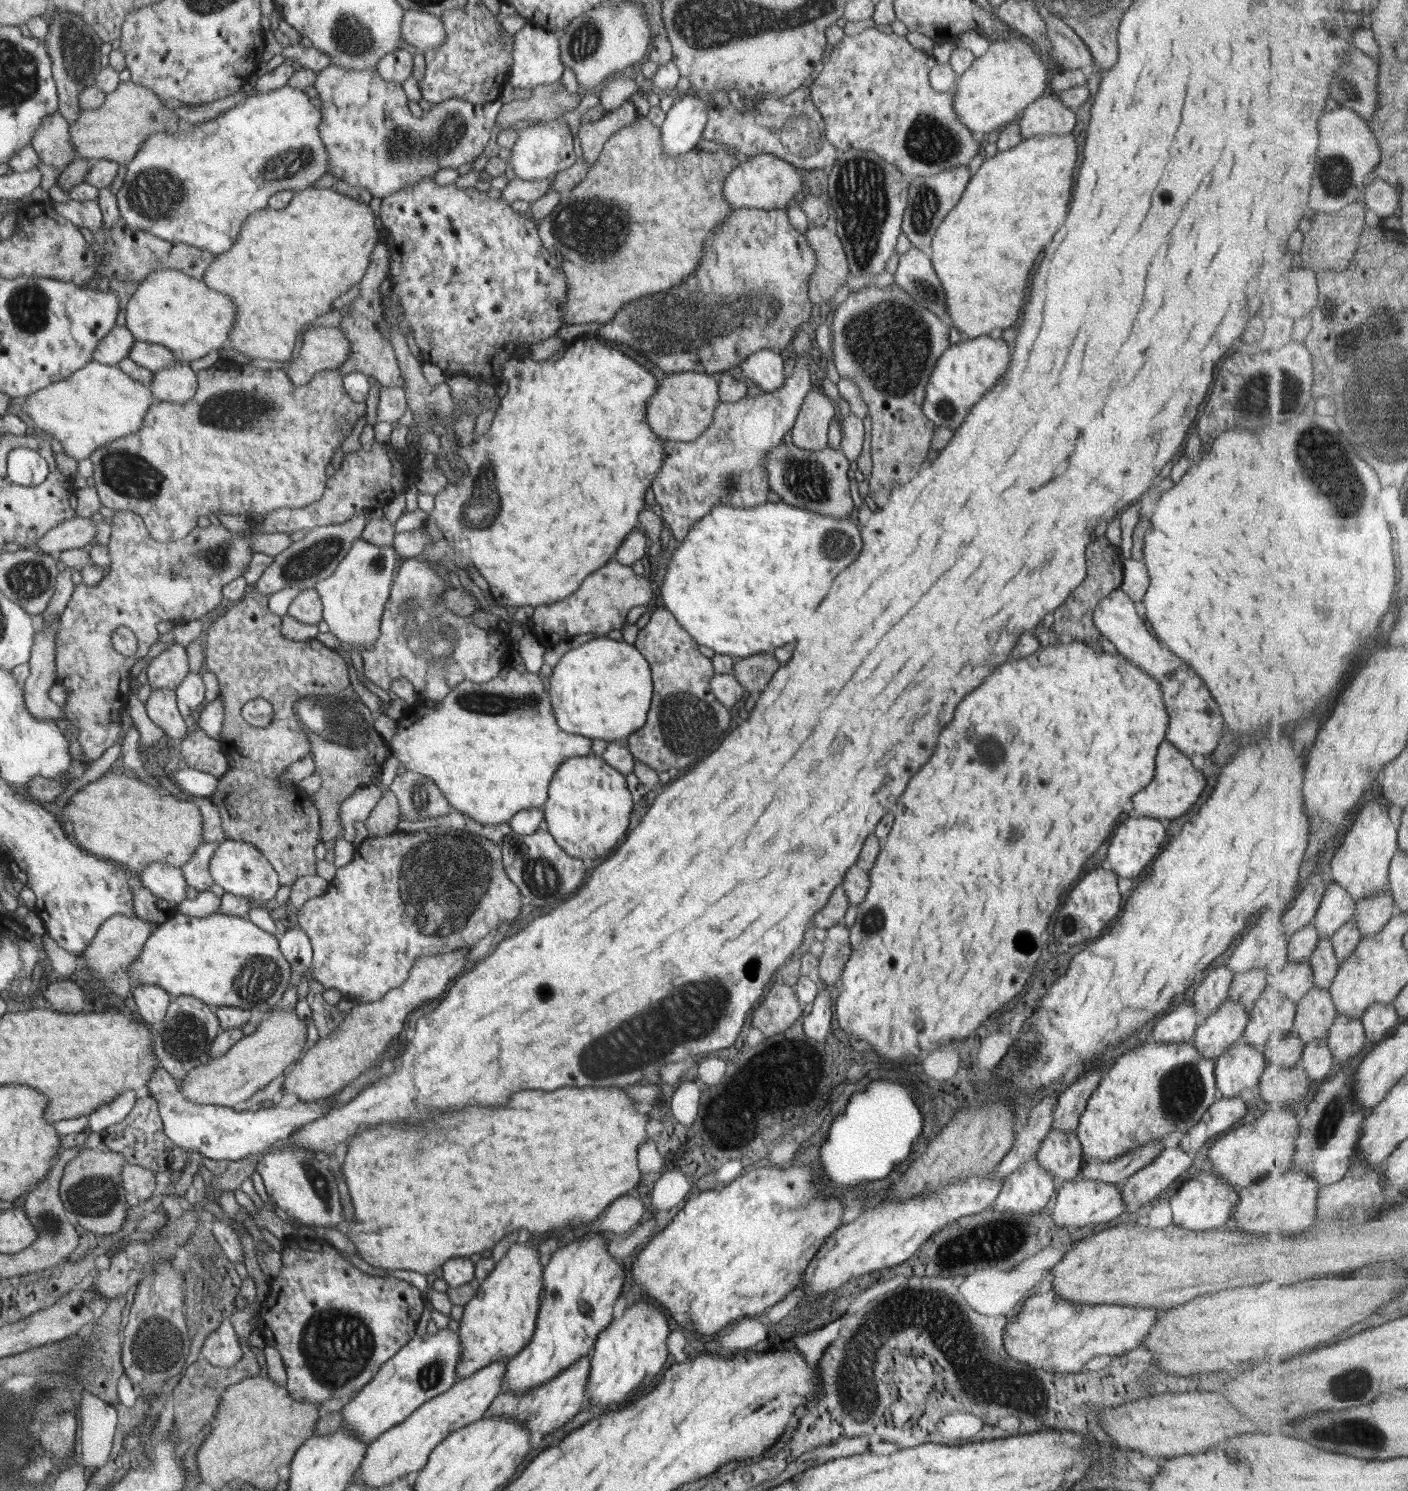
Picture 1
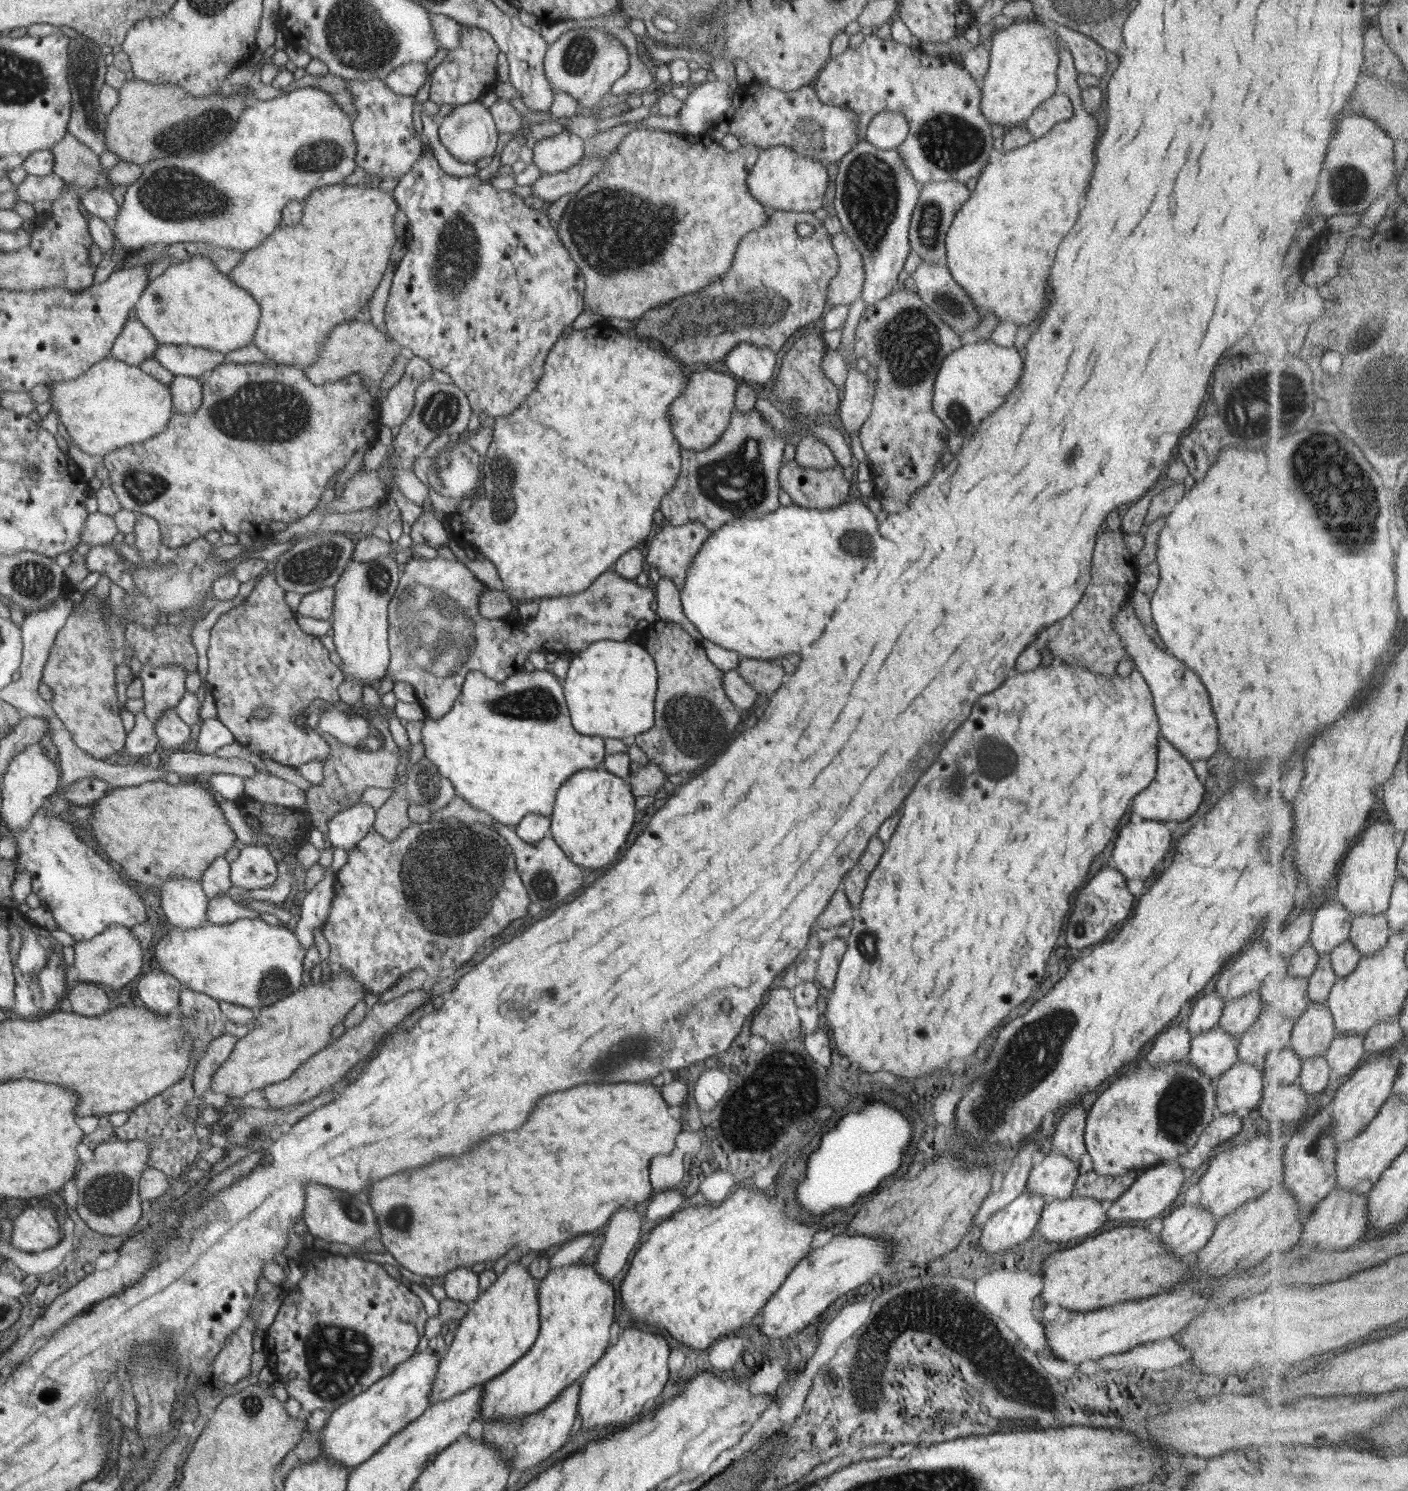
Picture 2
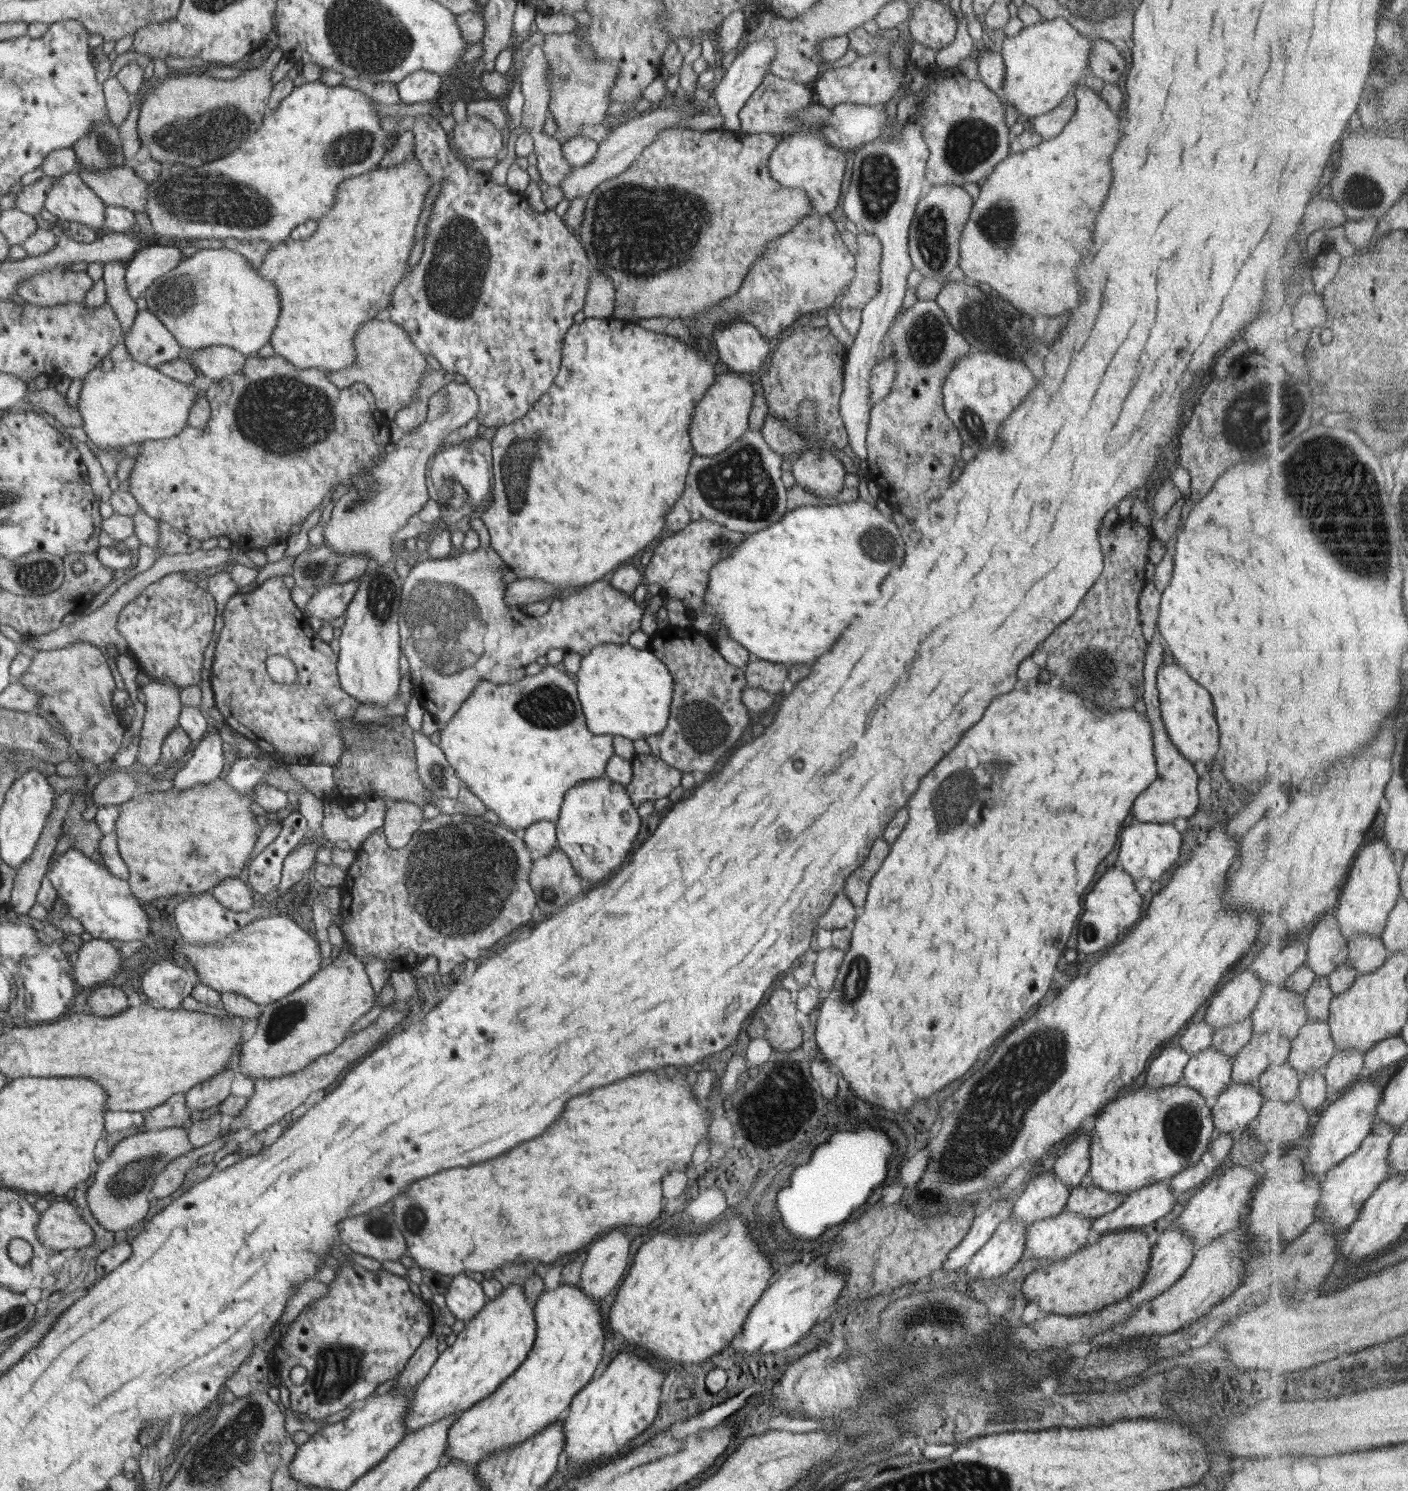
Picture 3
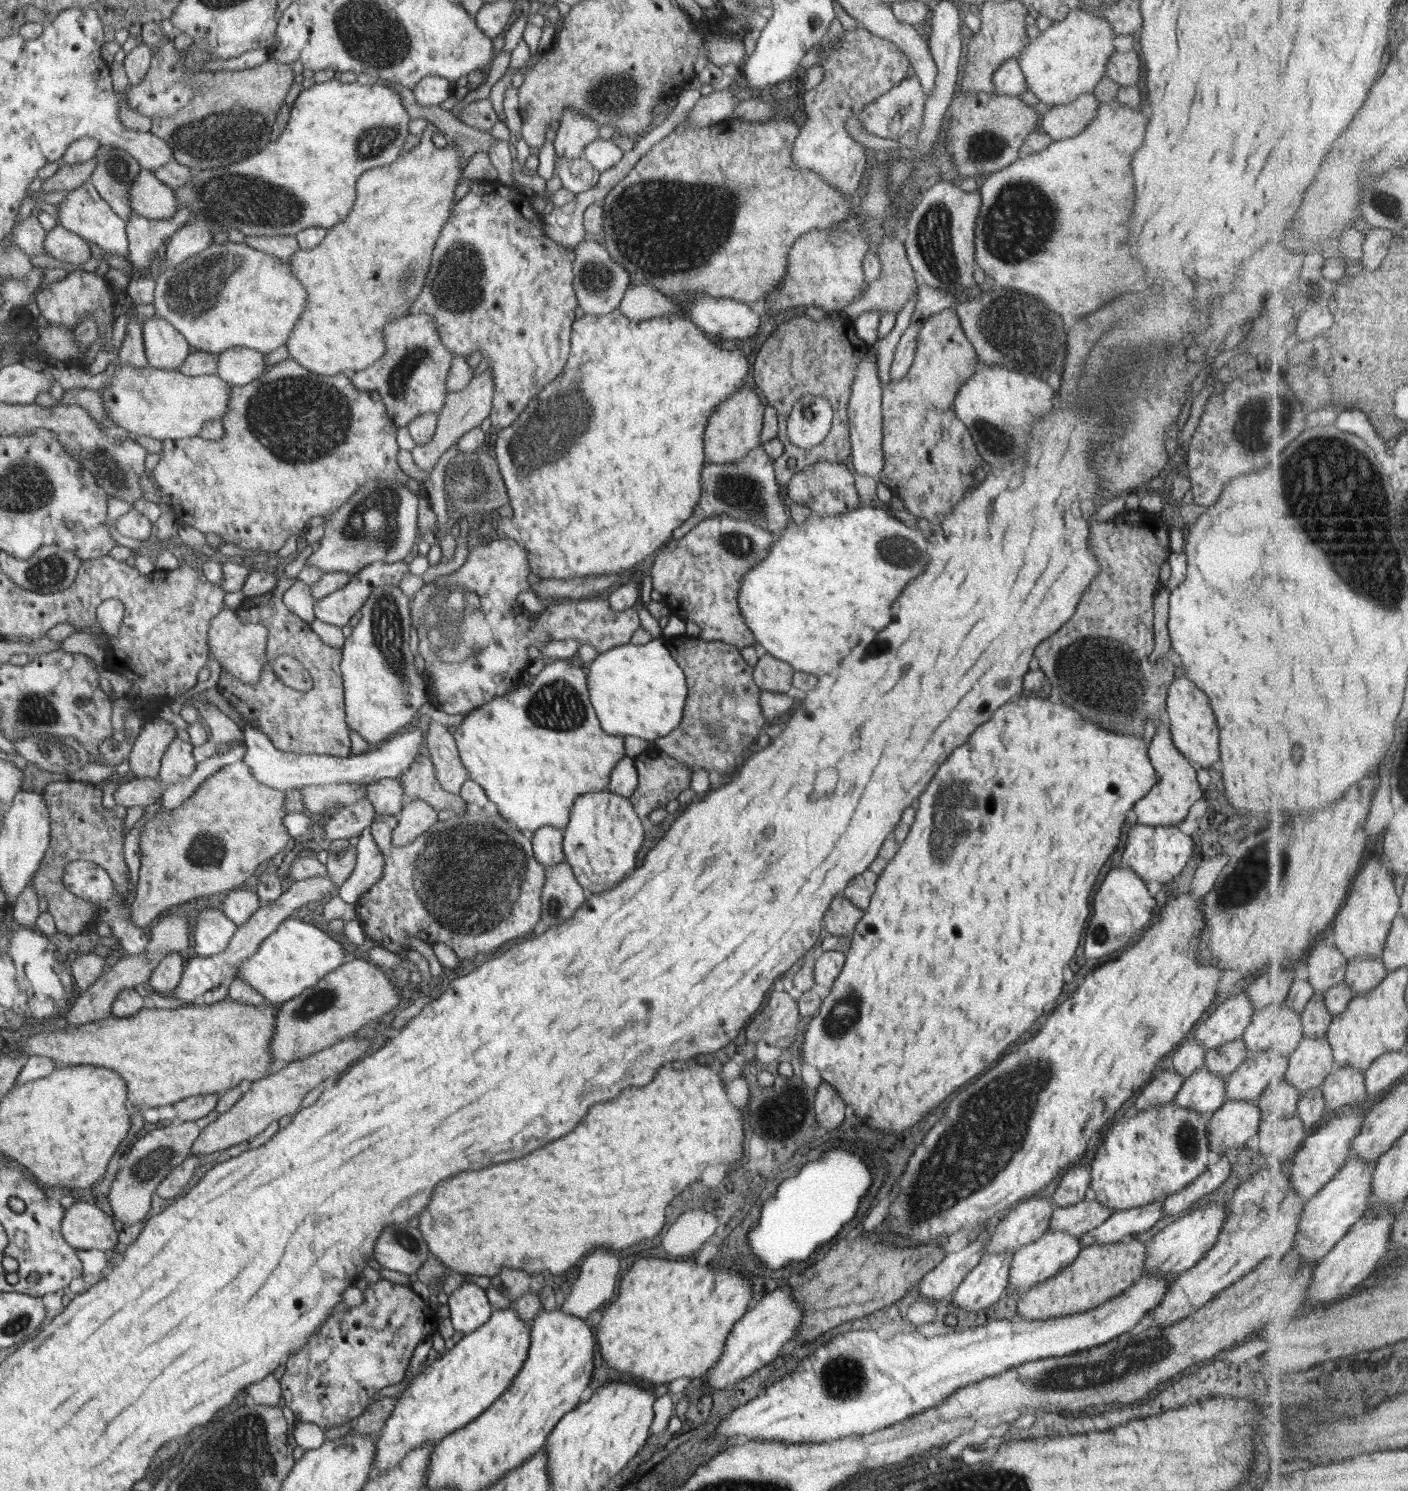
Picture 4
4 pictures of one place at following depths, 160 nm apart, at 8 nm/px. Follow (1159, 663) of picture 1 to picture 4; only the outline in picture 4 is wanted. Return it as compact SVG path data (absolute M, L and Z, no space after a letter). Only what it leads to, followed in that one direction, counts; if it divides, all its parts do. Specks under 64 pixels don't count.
M1175 678L1167 690L1166 715L1172 724L1172 740L1176 748L1192 762L1208 769L1218 760L1218 726L1212 708L1206 706L1206 694L1196 688L1188 678Z

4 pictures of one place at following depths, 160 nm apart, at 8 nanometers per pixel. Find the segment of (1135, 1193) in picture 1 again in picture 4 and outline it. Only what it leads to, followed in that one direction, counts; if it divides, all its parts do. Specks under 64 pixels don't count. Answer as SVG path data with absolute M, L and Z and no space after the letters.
M1160 1202L1113 1212L1100 1226L1085 1232L1079 1241L1082 1247L1118 1242L1124 1238L1136 1236L1144 1230L1150 1230L1163 1216Z

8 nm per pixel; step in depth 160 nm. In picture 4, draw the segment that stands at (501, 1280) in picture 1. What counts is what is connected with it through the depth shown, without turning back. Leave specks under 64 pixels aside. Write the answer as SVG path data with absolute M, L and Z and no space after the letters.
M513 1307L503 1308L491 1313L488 1322L480 1328L466 1334L450 1350L428 1365L422 1372L406 1387L402 1396L392 1409L391 1415L384 1423L384 1428L376 1438L376 1458L372 1474L386 1472L400 1464L400 1461L426 1442L438 1443L450 1432L464 1428L469 1422L478 1418L495 1400L511 1385L512 1379L519 1373L523 1362L528 1356L530 1346L530 1325L518 1316Z

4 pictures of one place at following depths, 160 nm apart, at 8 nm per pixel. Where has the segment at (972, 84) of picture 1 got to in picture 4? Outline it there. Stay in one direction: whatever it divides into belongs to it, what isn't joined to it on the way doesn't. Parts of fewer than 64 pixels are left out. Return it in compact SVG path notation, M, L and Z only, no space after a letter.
M1071 10L1064 20L1054 22L1036 39L1031 39L1016 58L1024 71L1028 91L1033 92L1039 102L1053 107L1074 102L1080 95L1092 92L1105 75L1111 54L1116 51L1112 43L1116 35L1113 26L1092 11Z

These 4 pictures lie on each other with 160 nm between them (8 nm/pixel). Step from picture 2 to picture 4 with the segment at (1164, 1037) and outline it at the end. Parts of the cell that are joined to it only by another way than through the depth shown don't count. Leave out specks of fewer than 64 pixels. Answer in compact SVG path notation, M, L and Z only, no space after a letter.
M1163 1069L1160 1074L1150 1080L1150 1083L1142 1089L1142 1093L1134 1097L1133 1111L1152 1108L1168 1104L1175 1100L1177 1092L1184 1084L1183 1076L1175 1070Z

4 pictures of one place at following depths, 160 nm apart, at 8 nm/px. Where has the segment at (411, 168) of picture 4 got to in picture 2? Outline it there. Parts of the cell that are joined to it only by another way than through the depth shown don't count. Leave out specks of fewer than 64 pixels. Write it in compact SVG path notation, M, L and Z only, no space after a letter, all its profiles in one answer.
M337 183L320 187L304 202L302 219L298 225L282 225L260 246L244 252L243 260L228 276L243 287L262 310L253 344L278 364L312 366L319 359L329 334L340 323L348 322L358 311L367 308L372 299L390 264L392 246L396 244L396 212L398 203L392 198L392 192L383 192L379 186Z

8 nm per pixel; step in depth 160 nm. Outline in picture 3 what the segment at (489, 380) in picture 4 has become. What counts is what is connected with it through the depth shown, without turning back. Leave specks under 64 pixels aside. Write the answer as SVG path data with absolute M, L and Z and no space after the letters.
M452 380L436 391L429 398L426 420L396 443L396 451L388 453L369 473L352 482L349 492L334 504L330 521L324 526L325 546L338 554L369 556L373 565L400 558L394 534L408 526L410 516L420 514L423 506L432 500L432 490L428 490L428 486L432 486L428 477L428 460L436 458L442 440L466 426L477 416L479 408L476 391L466 383Z

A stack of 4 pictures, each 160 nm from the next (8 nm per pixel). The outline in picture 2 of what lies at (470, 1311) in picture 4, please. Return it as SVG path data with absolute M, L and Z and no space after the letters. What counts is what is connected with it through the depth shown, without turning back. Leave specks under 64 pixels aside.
M461 1266L445 1274L444 1287L447 1298L471 1304L480 1293L479 1276L470 1267Z

